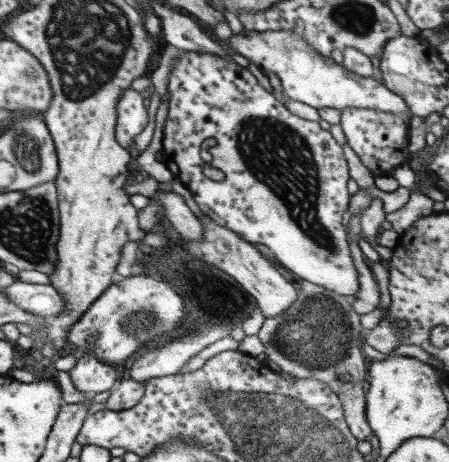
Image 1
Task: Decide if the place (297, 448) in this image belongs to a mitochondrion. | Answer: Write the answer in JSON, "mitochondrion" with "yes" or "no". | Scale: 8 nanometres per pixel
{"mitochondrion":"yes"}

